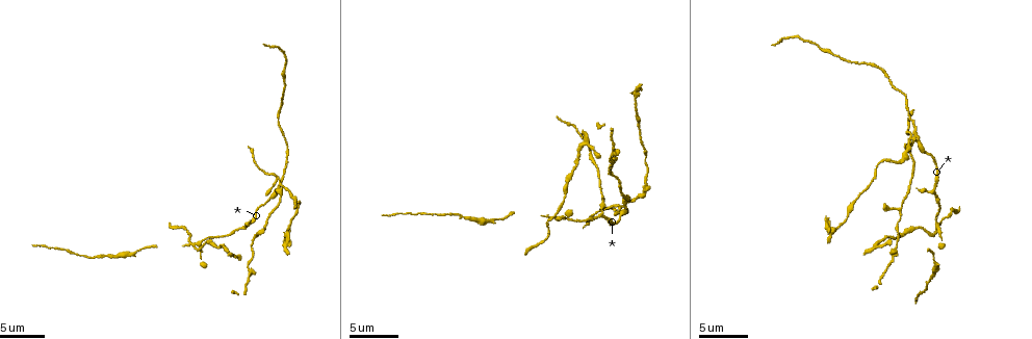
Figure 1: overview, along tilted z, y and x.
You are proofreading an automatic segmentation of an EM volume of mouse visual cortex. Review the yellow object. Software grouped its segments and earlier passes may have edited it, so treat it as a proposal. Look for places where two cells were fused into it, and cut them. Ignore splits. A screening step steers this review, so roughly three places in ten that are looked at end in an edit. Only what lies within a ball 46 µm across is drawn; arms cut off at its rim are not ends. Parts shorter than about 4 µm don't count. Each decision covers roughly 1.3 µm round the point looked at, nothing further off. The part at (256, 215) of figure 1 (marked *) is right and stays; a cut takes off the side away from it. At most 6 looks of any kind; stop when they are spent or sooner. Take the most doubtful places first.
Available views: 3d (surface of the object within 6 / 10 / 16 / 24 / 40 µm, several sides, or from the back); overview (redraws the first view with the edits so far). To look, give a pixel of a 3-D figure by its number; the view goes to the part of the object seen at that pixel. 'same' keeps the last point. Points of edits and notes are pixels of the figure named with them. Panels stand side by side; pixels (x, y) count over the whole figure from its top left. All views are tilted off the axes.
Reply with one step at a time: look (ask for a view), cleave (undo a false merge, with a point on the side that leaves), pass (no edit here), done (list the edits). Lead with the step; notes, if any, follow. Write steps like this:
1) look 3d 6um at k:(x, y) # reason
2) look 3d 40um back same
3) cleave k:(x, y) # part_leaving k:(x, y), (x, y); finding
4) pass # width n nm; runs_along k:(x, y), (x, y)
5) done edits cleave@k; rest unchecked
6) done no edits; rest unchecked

look 3d 10um at 1:(193, 246) # looks like a crossing

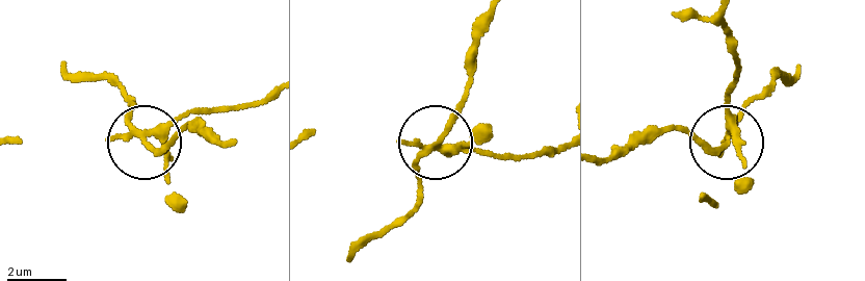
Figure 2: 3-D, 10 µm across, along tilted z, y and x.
cleave 2:(168, 145) # width 220 nm; part_leaving 2:(139, 136), (159, 148), (197, 118), (225, 141); two cells meet here

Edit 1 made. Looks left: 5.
look overview # redraw

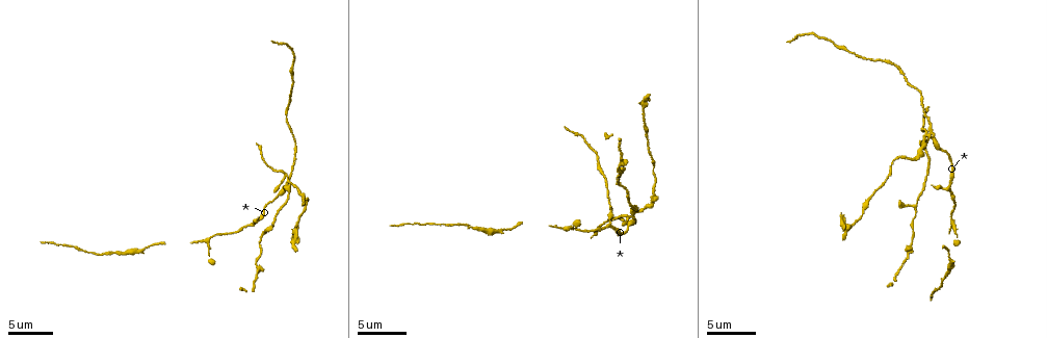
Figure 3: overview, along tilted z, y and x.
look 3d 16um at 3:(289, 179) # four-way junction

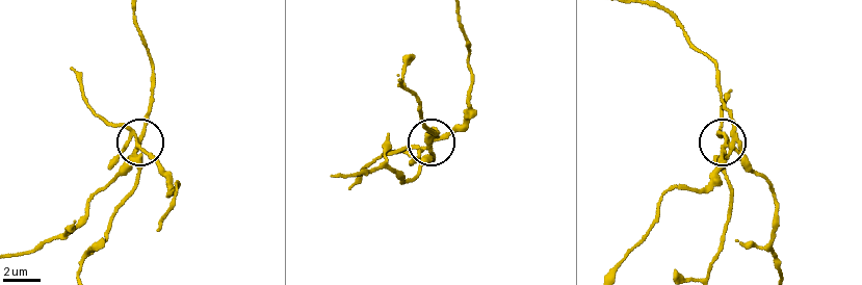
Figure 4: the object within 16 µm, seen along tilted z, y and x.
cleave 4:(137, 161) # part_leaving 4:(432, 152), (439, 131), (424, 123), (420, 105), (401, 83); a second cell is stuck on

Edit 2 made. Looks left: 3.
look overview

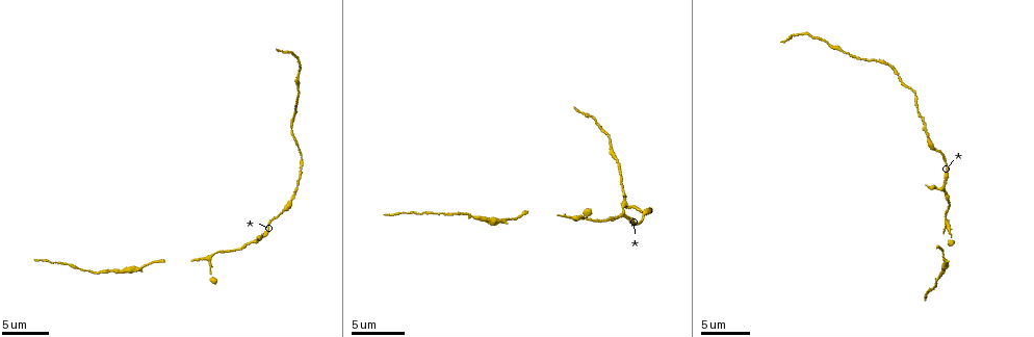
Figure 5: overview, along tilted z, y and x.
look 3d 10um at 5:(139, 269) # thick turns thin

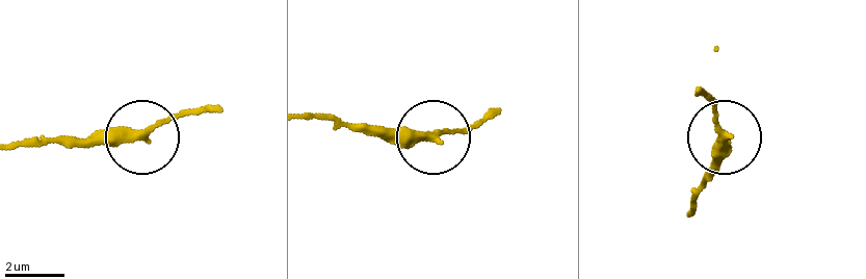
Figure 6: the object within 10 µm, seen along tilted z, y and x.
look 3d 10um back at 6:(146, 132)

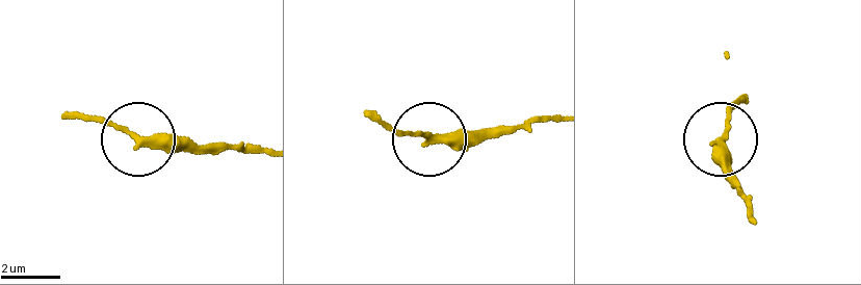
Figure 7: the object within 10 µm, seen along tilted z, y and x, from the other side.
pass # width 240 nm; all the same cell

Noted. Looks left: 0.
done edits cleave@2, cleave@4; rest unchecked

